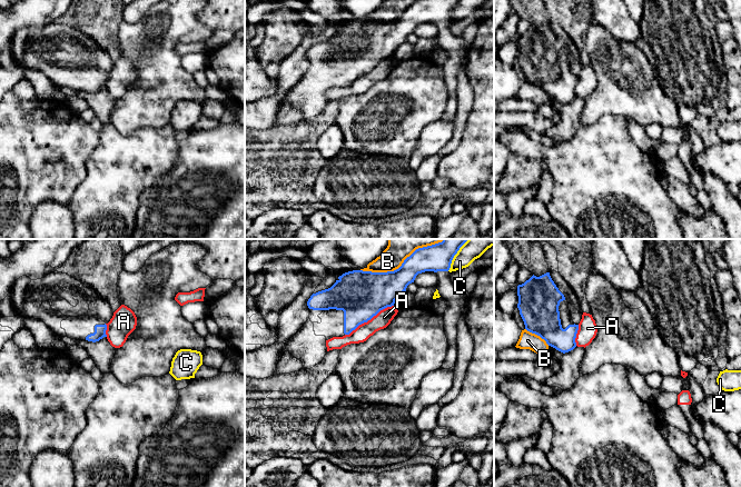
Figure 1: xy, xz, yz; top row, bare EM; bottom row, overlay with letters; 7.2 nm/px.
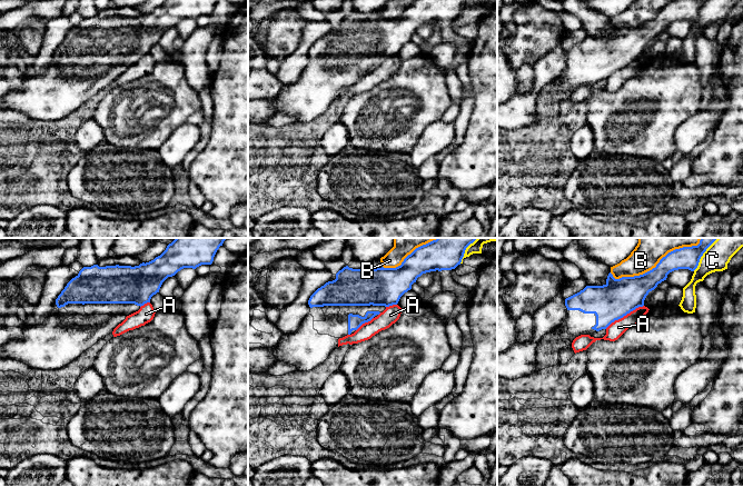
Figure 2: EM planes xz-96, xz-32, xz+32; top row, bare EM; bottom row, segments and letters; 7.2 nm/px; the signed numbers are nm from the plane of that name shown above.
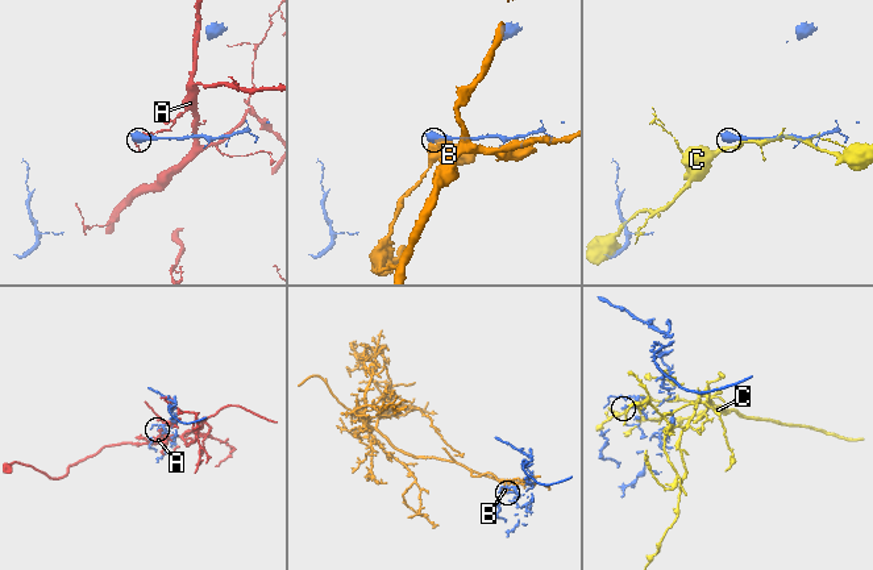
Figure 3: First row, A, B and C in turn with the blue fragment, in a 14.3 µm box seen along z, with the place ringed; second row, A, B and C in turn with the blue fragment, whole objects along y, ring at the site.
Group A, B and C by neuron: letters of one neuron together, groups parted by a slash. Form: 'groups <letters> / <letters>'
groups A / B / C

